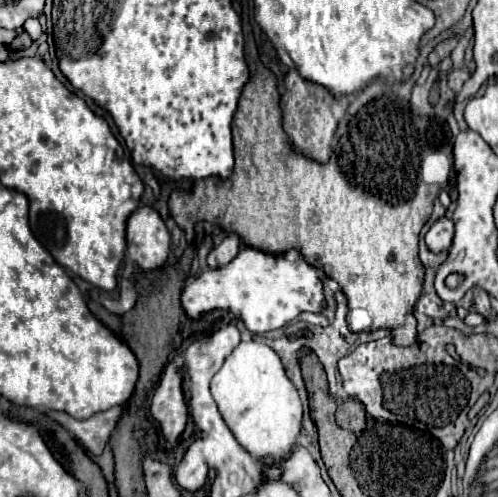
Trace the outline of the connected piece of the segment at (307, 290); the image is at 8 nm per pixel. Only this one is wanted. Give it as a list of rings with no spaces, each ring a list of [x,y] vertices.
[[[247,245],[227,265],[205,269],[193,283],[185,285],[181,303],[193,319],[211,309],[231,309],[255,335],[281,329],[303,311],[323,313],[327,309],[319,271],[297,249],[273,255]]]

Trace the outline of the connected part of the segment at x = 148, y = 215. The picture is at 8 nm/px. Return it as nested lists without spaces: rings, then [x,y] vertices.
[[[137,207],[127,221],[127,255],[145,271],[167,261],[171,235],[161,215],[149,207]]]

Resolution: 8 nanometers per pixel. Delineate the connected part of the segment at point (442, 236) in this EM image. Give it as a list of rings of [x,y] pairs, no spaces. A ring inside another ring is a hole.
[[[439,217],[425,235],[425,243],[431,251],[447,251],[453,239],[453,221],[449,217]]]

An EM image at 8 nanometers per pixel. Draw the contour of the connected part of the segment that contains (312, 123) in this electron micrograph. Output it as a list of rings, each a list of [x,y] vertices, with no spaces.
[[[293,69],[285,77],[285,93],[281,97],[283,127],[297,149],[301,149],[311,159],[325,163],[329,159],[329,147],[331,147],[331,139],[337,129],[337,123],[343,117],[343,113],[347,111],[347,107],[351,105],[351,101],[353,101],[351,95],[343,95],[337,99],[323,85],[303,79],[299,75],[299,71]]]

